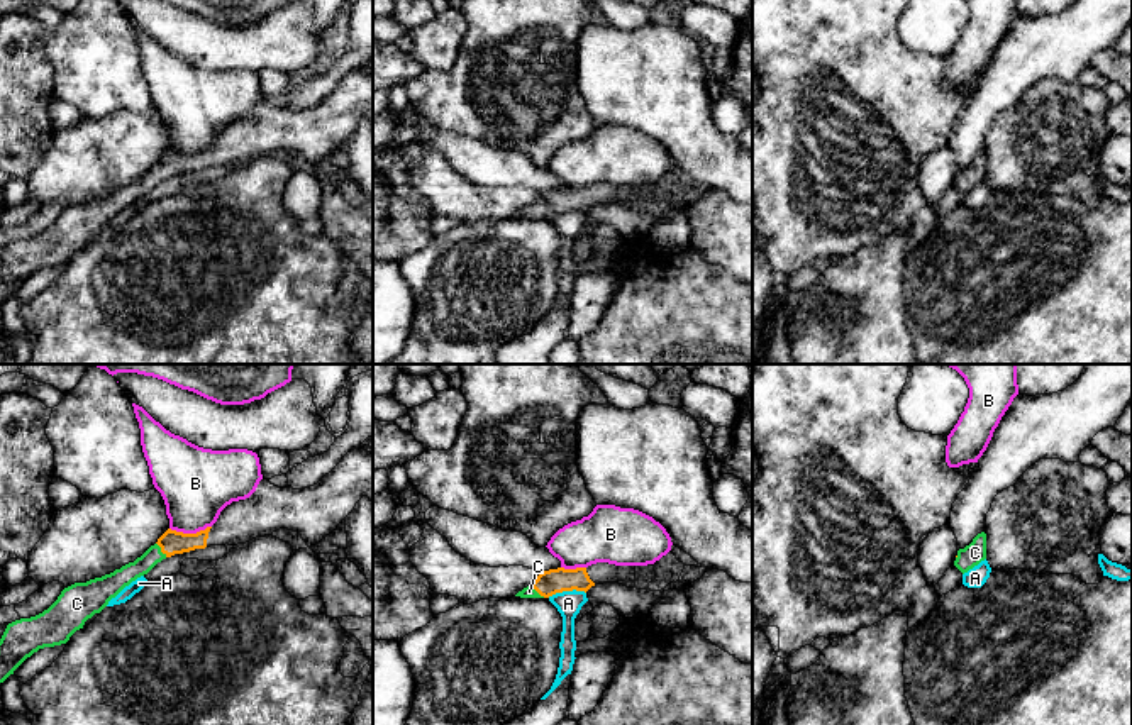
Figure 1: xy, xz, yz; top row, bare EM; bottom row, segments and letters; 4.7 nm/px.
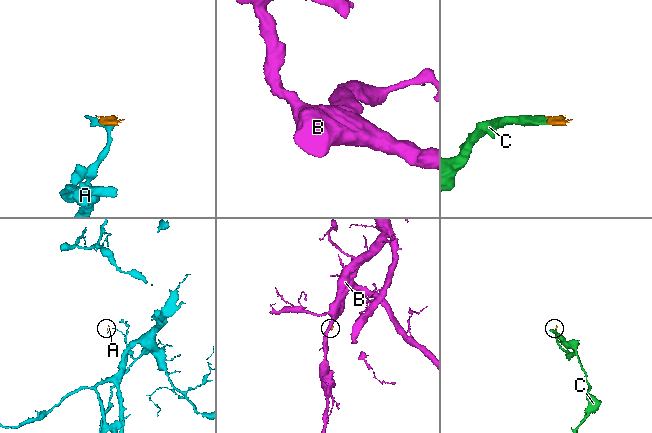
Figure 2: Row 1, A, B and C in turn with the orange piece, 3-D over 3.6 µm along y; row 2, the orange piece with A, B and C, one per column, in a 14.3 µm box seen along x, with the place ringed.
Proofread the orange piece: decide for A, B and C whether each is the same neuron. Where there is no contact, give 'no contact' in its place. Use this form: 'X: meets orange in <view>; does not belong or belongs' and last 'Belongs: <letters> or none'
A: meets orange in xz; does not belong
B: meets orange in xy; does not belong
C: meets orange in xy; belongs
Belongs: C

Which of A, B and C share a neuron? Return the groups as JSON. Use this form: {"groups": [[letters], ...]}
{"groups": [["A"], ["B"], ["C"]]}

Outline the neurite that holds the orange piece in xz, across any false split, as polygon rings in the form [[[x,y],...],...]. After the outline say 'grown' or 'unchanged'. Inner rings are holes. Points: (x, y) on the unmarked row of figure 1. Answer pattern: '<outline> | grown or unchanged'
[[[597,183],[588,188],[576,190],[549,190],[539,193],[537,200],[519,212],[520,219],[549,219],[563,212],[588,212],[595,205],[619,203],[627,208],[635,208],[635,186],[615,186]]] | grown

